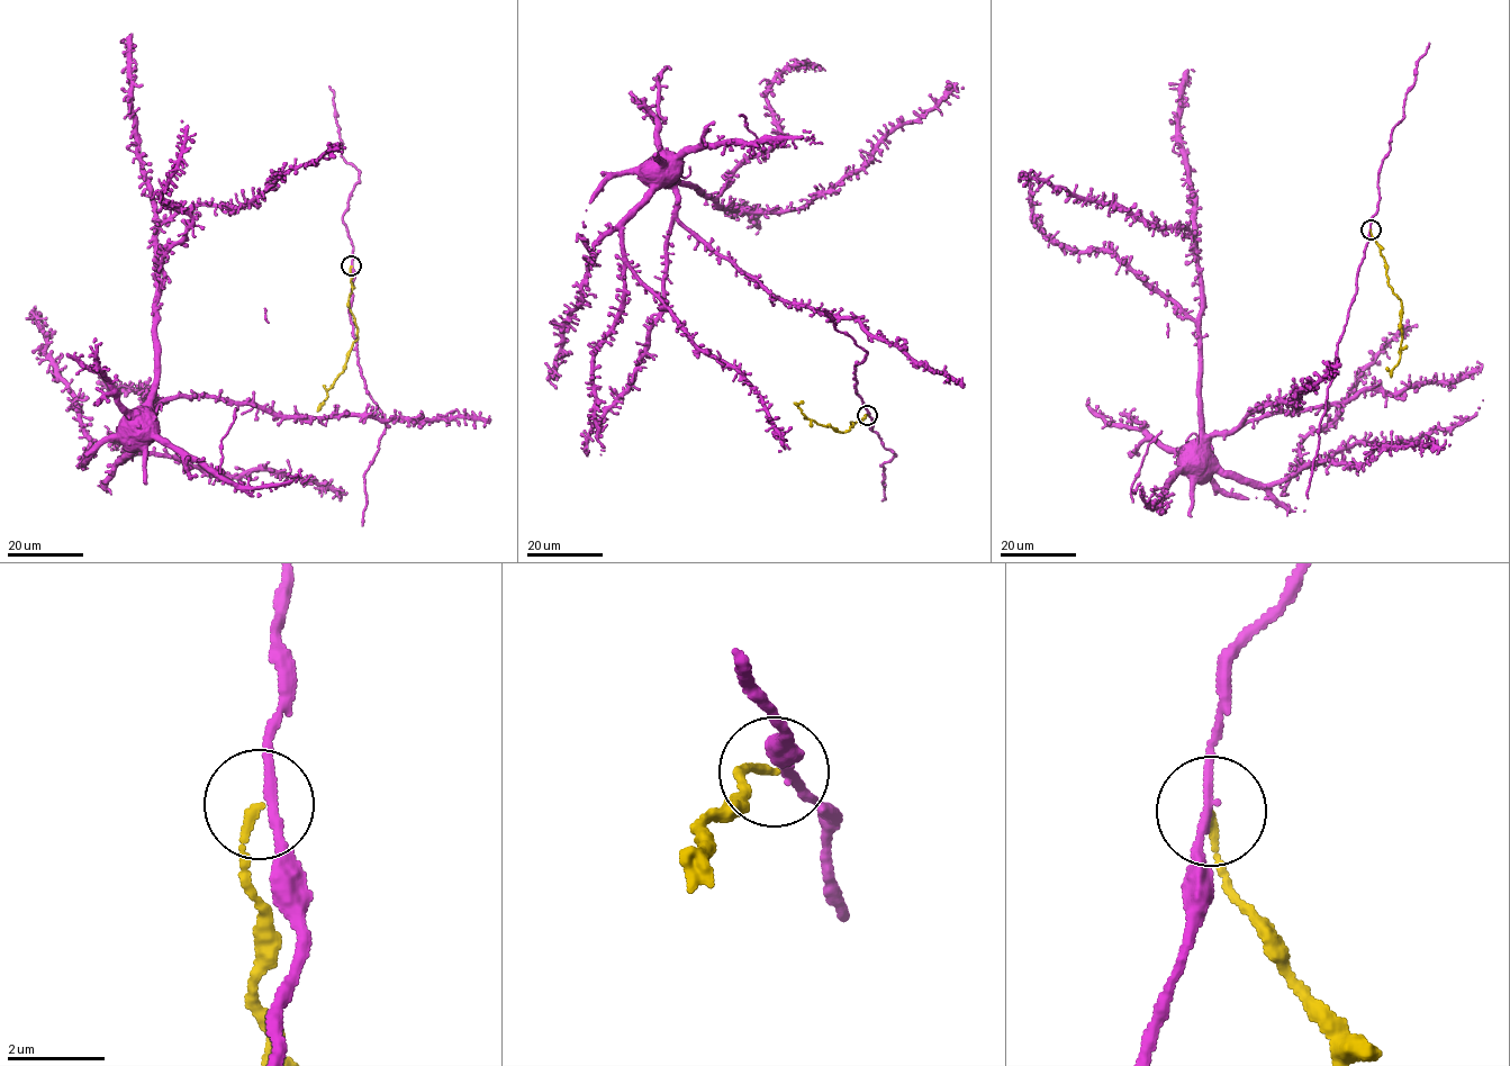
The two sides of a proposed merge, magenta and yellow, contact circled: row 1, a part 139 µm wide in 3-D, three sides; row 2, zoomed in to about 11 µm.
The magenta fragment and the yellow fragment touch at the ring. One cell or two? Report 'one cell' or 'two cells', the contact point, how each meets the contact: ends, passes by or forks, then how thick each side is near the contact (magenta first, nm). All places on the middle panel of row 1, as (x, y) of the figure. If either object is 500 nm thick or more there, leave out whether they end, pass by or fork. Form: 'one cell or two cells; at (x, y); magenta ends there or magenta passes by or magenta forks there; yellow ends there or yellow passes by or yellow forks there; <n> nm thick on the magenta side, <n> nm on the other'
two cells; at (867, 415); magenta passes by; yellow ends there; 160 nm thick on the magenta side, 150 nm on the other

